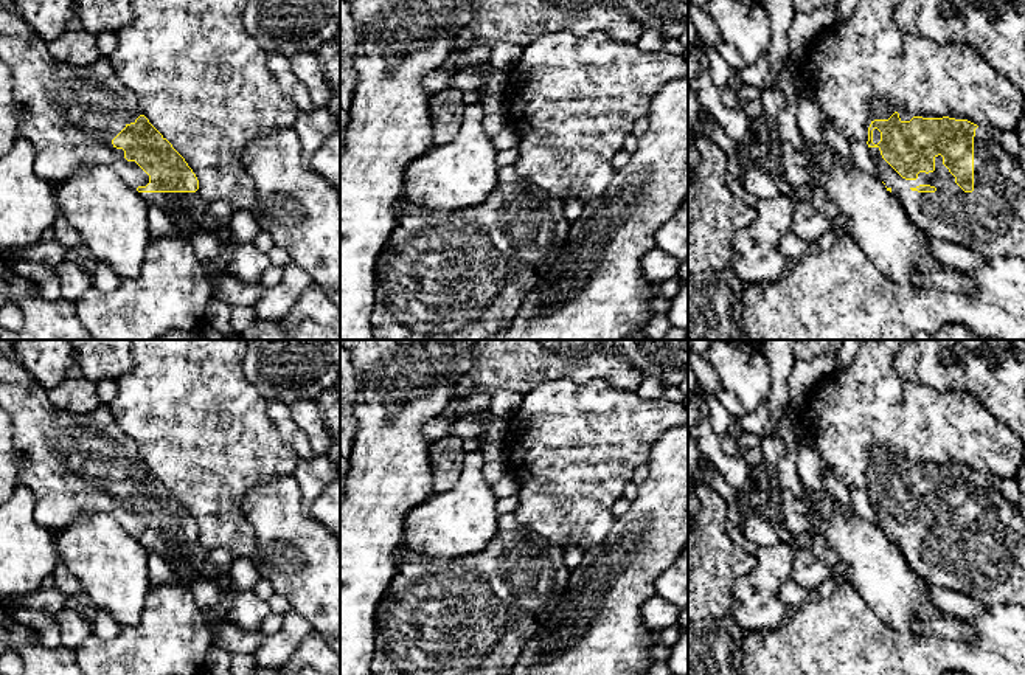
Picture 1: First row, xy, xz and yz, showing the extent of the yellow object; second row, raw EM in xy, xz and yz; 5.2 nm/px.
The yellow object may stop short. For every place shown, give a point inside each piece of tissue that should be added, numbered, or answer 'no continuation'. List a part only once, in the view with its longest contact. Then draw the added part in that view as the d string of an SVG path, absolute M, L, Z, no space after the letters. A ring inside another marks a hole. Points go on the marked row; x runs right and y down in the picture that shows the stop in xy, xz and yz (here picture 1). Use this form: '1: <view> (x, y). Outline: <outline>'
1: yz (991, 219). Outline: M978 126L974 137L974 191L964 192L955 177L935 157L933 172L919 172L916 180L902 178L870 147L877 178L891 189L910 220L929 237L963 244L988 256L1020 258L1025 261L1025 172L1016 157L1000 146L1002 132Z

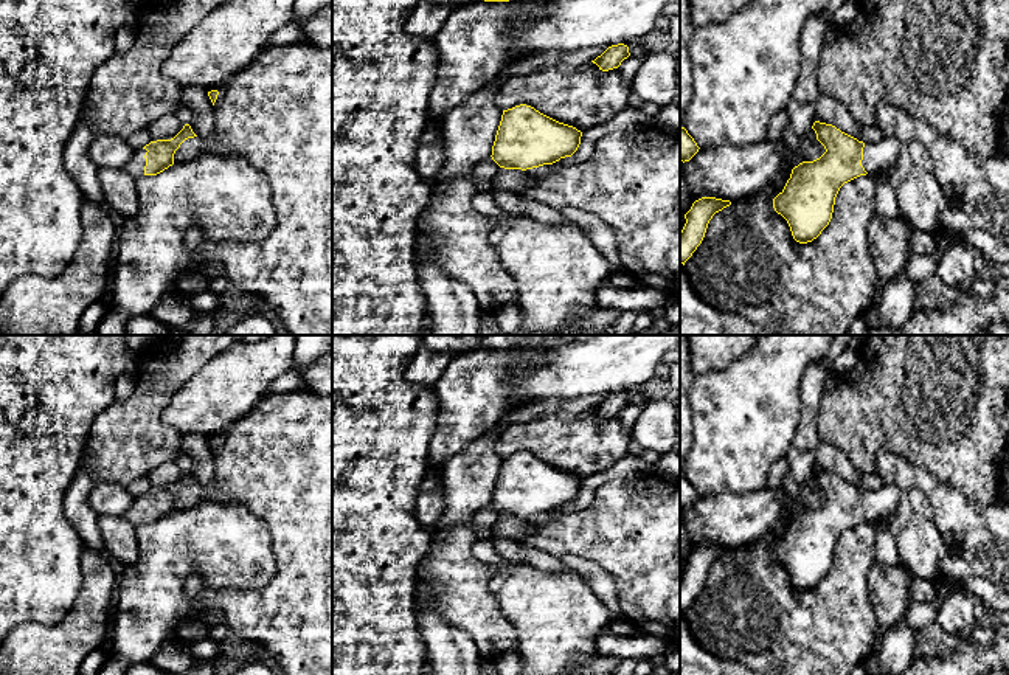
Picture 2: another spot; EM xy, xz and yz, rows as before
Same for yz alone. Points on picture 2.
1: yz (879, 157). Outline: M883 137L877 144L865 143L862 166L877 175L897 163L899 152L900 143L894 137Z

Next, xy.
1: xy (135, 168). Outline: M146 149L135 151L133 158L124 166L126 172L133 178L140 178L144 175L144 166L146 166Z

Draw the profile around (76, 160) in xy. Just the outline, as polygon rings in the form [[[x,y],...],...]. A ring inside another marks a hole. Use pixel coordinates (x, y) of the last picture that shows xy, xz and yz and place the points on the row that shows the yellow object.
[[[82,110],[70,140],[64,147],[64,168],[78,185],[82,200],[106,206],[102,188],[98,178],[99,168],[88,155],[88,149],[96,138],[93,118]]]

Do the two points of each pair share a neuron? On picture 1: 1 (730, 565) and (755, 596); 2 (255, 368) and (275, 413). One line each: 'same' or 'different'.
1: different
2: different

